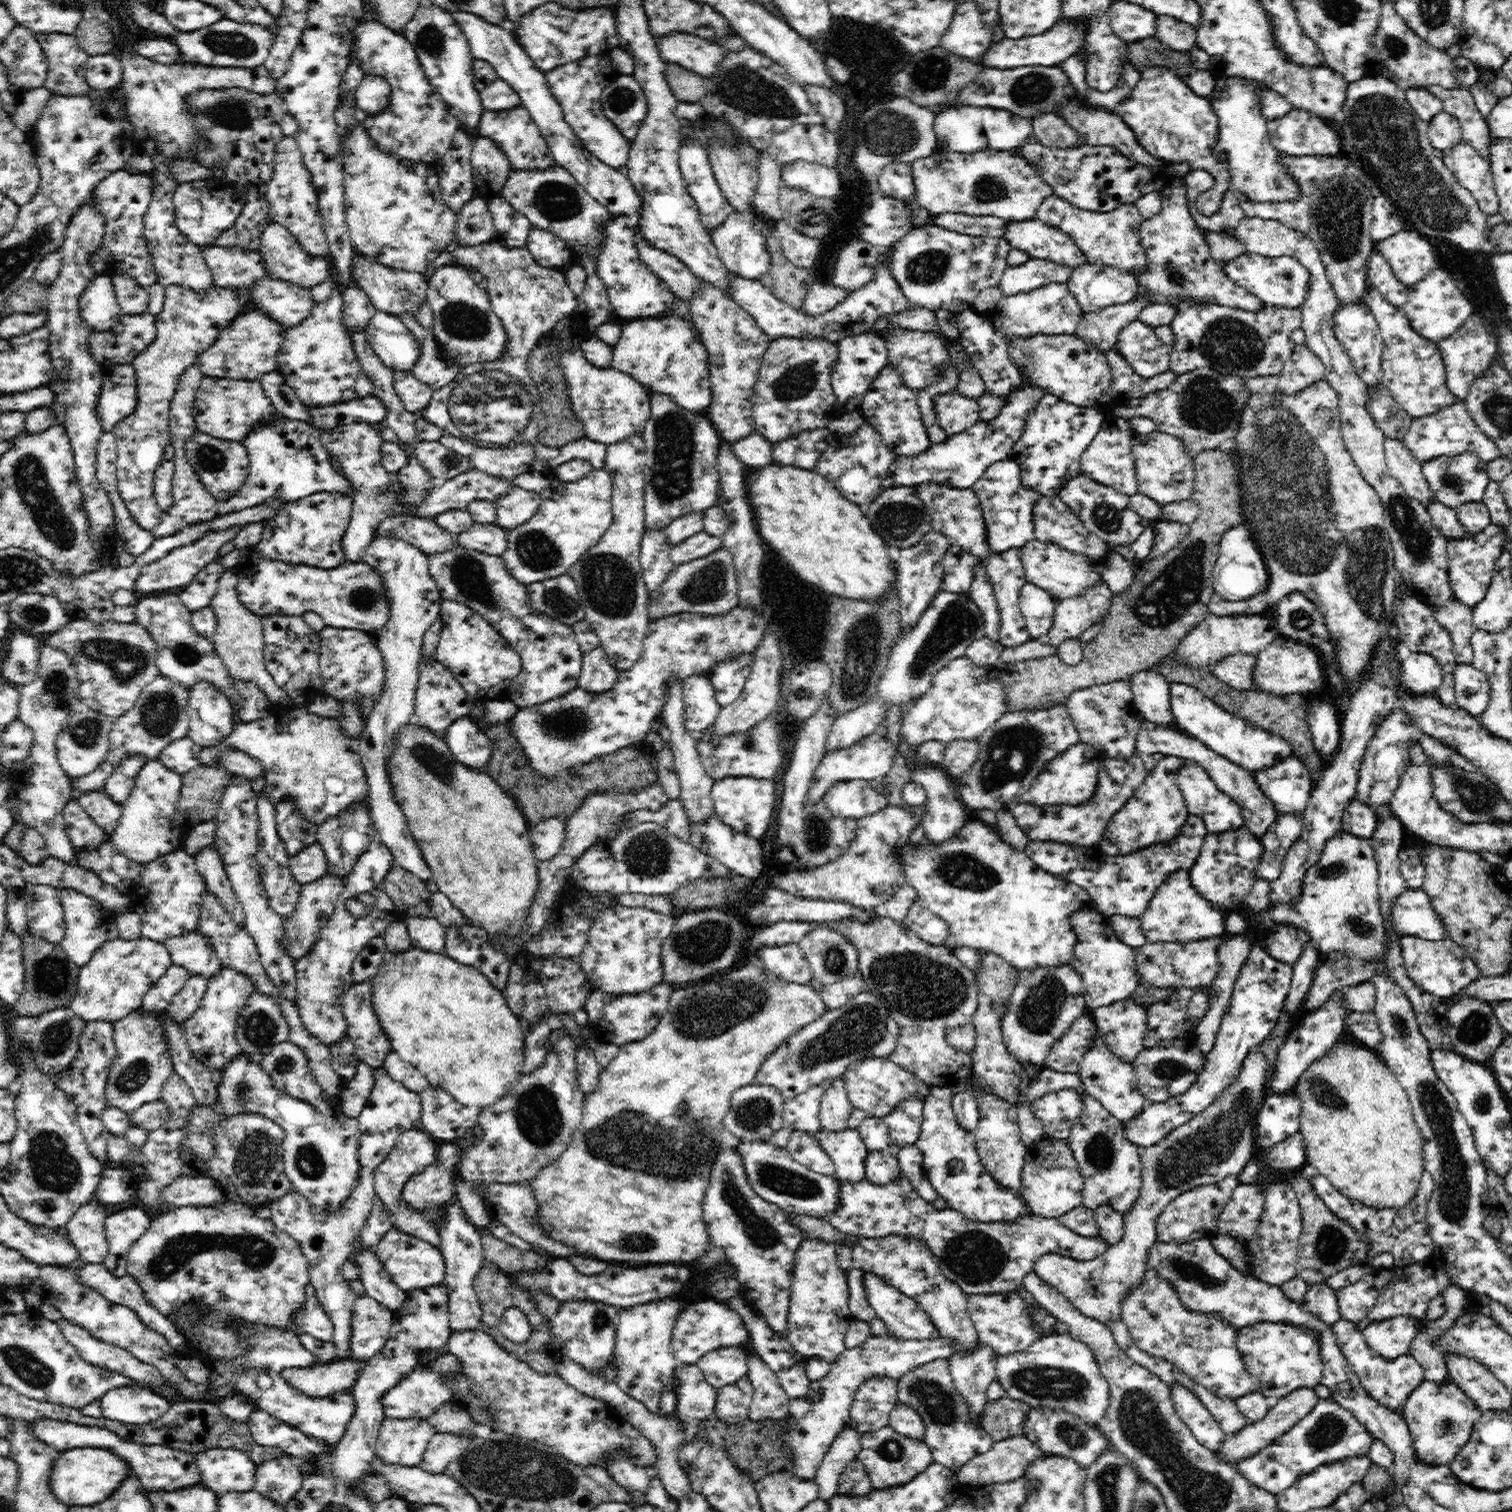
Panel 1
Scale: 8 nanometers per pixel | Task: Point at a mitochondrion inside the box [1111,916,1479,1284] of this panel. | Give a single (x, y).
(1206, 1148)

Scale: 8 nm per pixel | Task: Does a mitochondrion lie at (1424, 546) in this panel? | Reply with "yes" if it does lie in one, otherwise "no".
yes

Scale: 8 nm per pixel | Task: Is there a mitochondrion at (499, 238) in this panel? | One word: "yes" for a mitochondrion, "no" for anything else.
no

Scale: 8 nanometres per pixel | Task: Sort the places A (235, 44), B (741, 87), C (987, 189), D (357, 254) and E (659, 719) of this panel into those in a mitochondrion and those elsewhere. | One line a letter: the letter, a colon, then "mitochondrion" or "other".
A: mitochondrion
B: mitochondrion
C: mitochondrion
D: other
E: other

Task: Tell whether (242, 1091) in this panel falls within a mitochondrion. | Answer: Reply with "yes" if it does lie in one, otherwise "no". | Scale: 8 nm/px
yes

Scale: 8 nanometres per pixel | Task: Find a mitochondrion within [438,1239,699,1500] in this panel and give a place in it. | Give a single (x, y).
(490, 1465)

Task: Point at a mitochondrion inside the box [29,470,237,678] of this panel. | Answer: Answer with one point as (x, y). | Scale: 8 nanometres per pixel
(188, 654)

